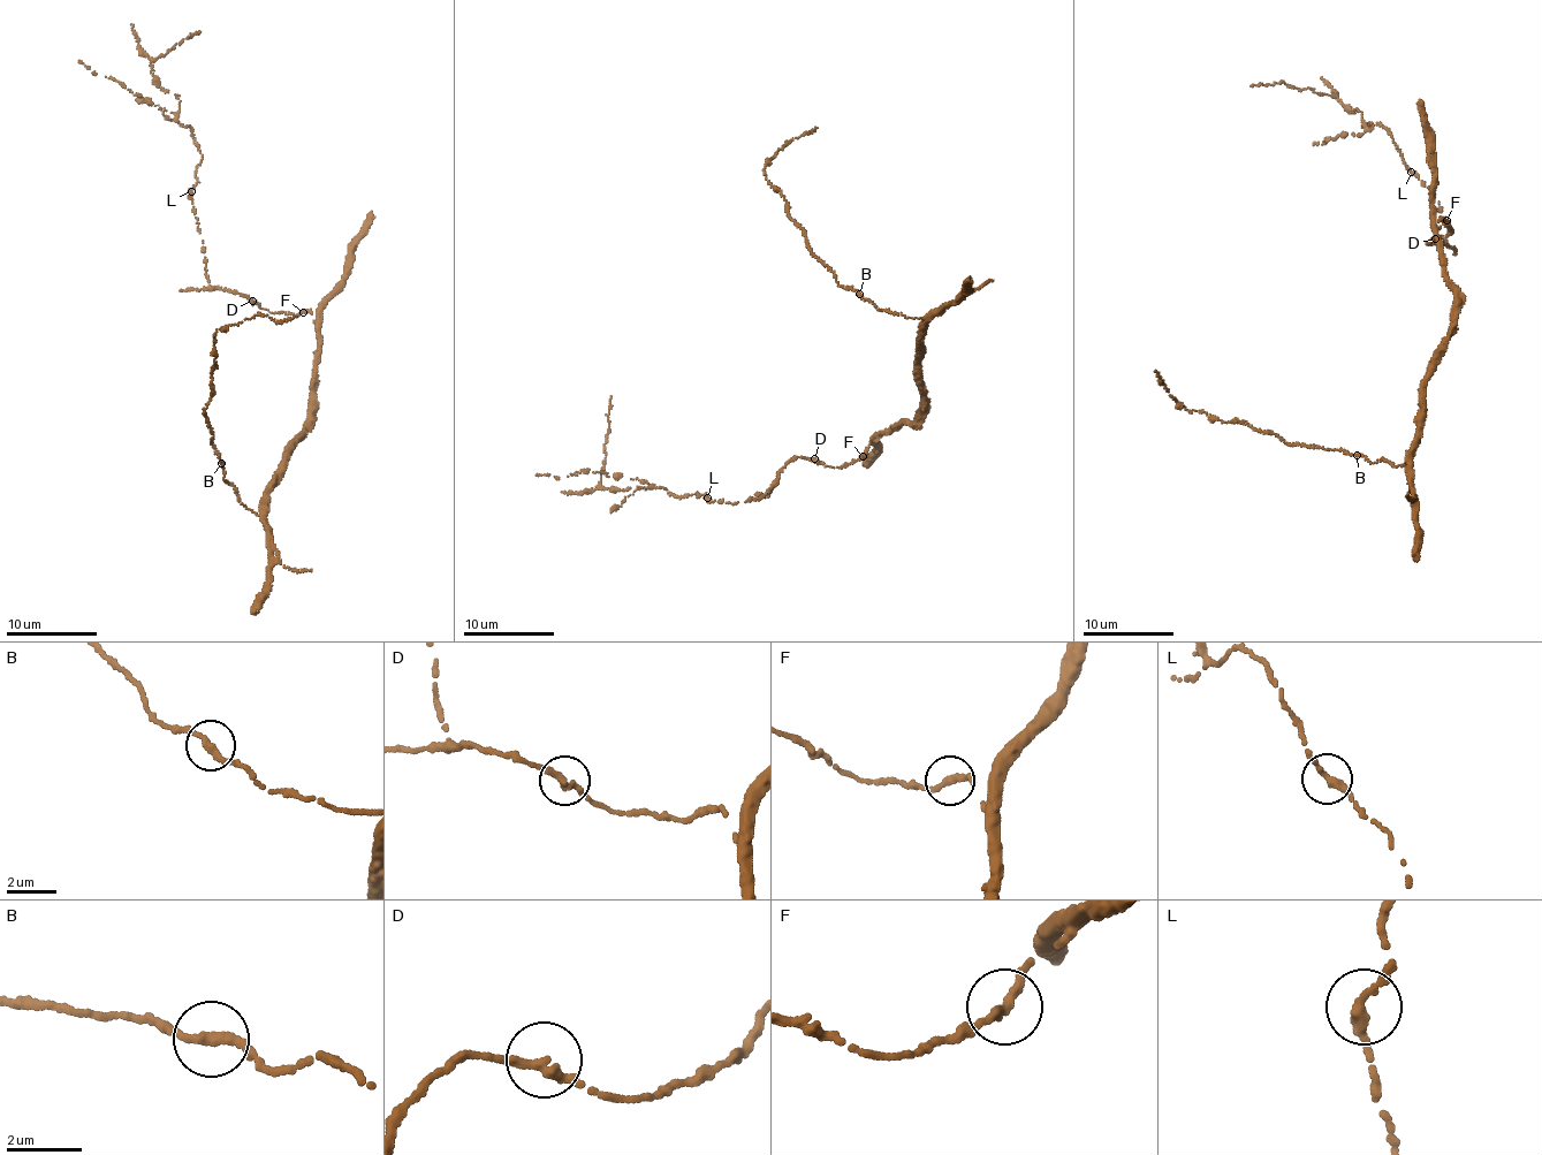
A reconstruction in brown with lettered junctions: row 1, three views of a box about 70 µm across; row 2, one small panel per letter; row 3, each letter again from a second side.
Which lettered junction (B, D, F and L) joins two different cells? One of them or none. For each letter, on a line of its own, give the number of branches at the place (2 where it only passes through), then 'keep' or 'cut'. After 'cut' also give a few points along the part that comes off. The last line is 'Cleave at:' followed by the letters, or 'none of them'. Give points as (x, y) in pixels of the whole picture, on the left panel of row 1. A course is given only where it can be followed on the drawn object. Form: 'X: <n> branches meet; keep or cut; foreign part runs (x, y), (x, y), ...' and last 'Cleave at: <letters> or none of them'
B: 2 branches meet; keep
D: 2 branches meet; keep
F: 2 branches meet; keep
L: 2 branches meet; keep
Cleave at: none of them

